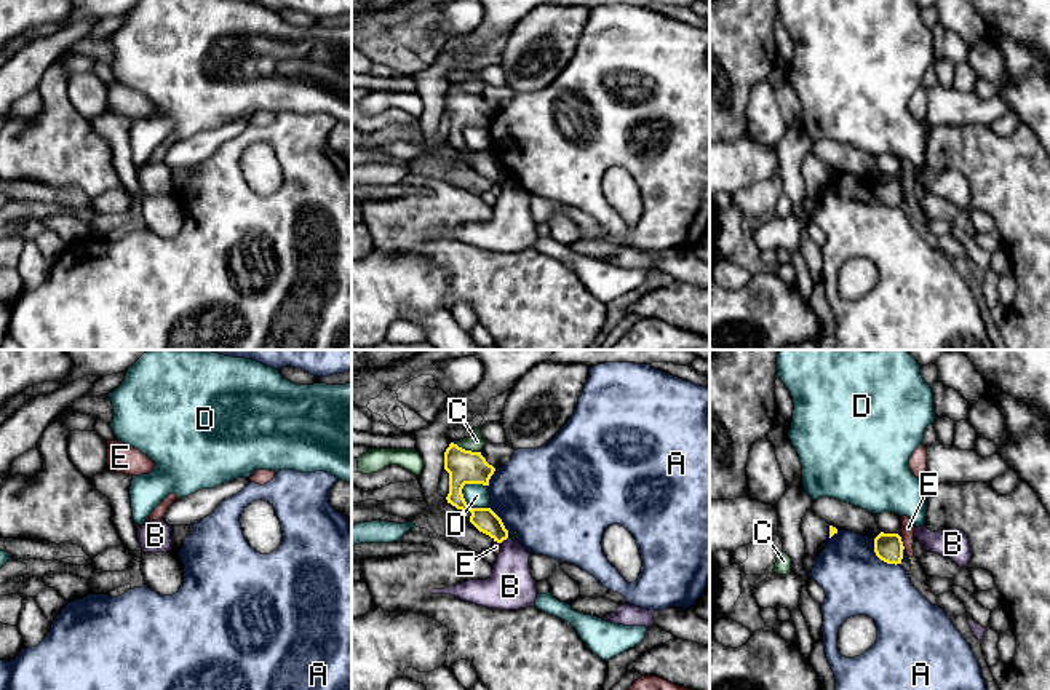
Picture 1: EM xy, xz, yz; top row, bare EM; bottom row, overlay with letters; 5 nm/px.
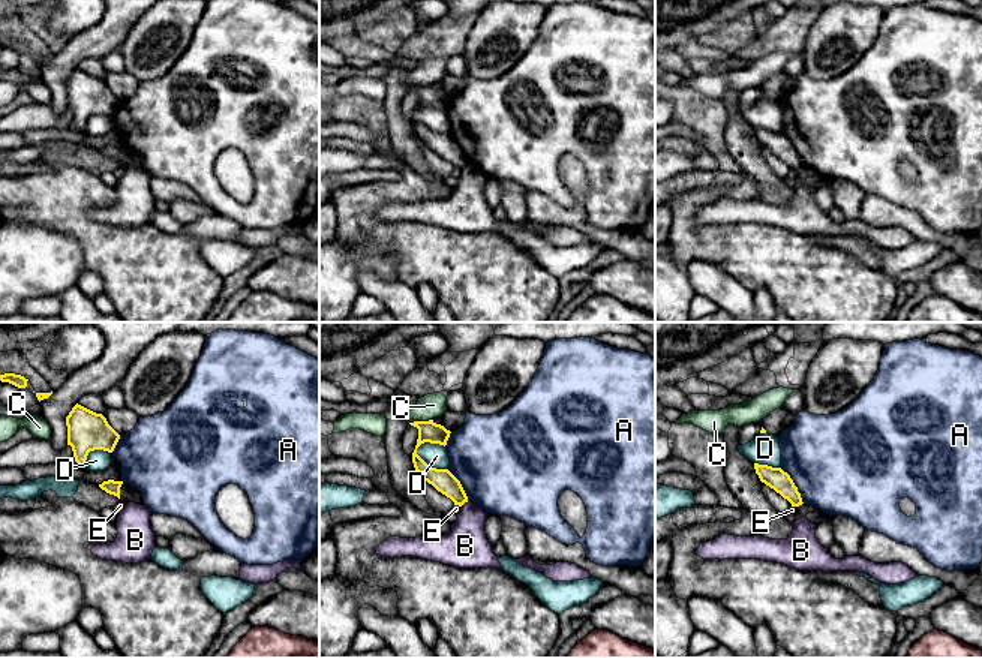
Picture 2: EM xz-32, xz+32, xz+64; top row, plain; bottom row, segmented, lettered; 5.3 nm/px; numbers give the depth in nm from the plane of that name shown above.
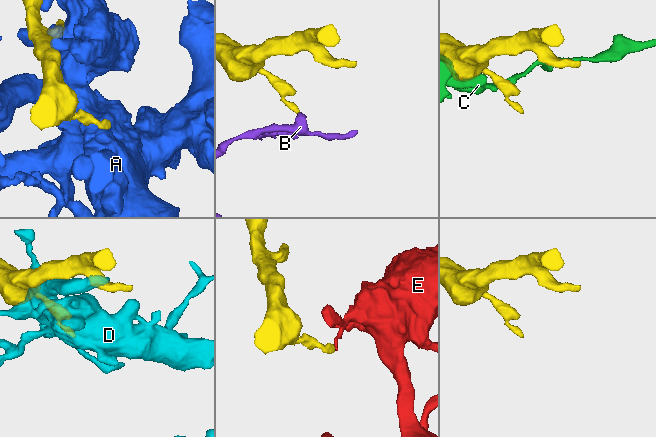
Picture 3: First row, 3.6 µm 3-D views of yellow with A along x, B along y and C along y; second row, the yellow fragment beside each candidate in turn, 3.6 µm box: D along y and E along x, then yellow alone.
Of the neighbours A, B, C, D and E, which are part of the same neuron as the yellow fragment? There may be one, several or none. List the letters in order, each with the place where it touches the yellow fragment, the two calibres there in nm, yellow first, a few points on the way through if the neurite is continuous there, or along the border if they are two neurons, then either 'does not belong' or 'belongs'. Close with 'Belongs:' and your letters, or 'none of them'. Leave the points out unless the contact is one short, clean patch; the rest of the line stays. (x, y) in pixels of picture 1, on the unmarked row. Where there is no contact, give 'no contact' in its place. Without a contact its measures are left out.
A: contact yz (879, 200); calibres 140 and 320 nm; does not belong
B: contact xz (504, 181); calibres 120 and 220 nm; border xz (507, 179), (501, 184); does not belong
C: contact xz (464, 91); calibres 170 and 80 nm; does not belong
D: contact xz (465, 146); calibres 170 and 130 nm; does not belong
E: contact yz (902, 186); calibres 140 and 70 nm; border yz (900, 179), (905, 190); does not belong
Belongs: none of them

